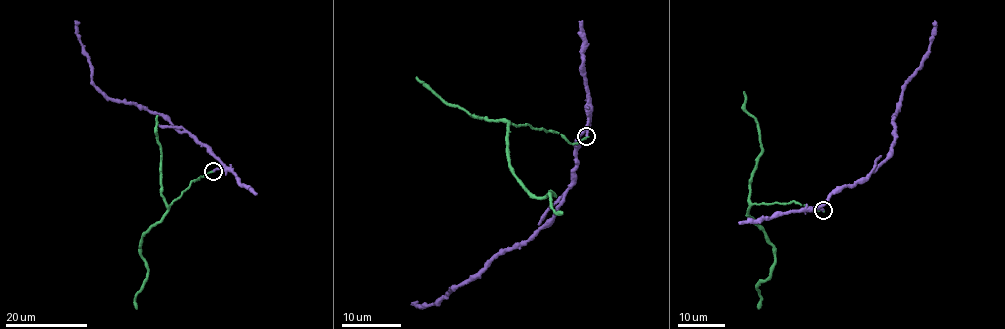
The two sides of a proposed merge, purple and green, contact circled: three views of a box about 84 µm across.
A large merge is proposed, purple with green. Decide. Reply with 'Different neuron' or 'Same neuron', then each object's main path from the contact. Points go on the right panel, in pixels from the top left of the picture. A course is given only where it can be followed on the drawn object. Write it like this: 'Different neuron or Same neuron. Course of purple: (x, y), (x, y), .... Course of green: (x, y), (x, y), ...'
Different neuron. Course of purple: (823, 210), (816, 208), (830, 194), (869, 177), (887, 160), (903, 89), (928, 49), (934, 20). Course of green: (823, 211), (793, 201), (750, 207), (747, 214), (773, 246), (774, 258), (769, 277), (758, 286), (758, 309)

